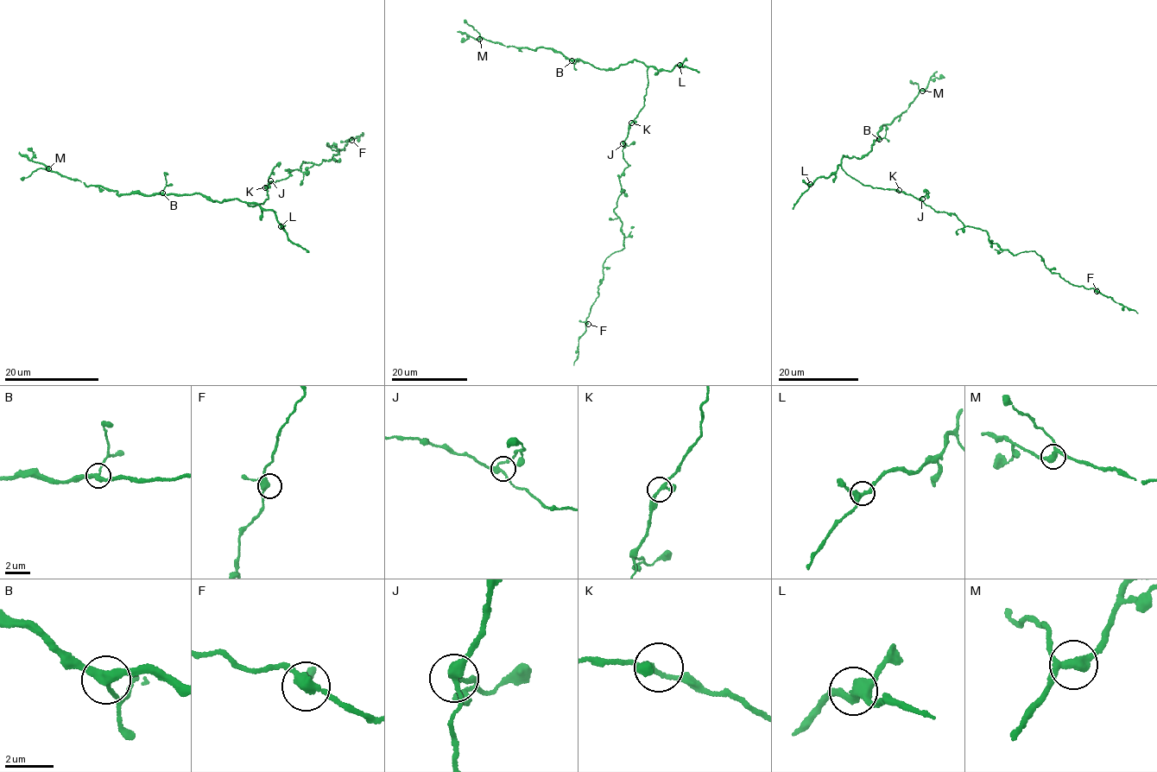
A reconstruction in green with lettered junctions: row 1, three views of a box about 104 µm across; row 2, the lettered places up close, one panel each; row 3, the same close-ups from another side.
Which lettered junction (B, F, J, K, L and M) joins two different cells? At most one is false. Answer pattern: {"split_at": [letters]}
{"split_at": []}

